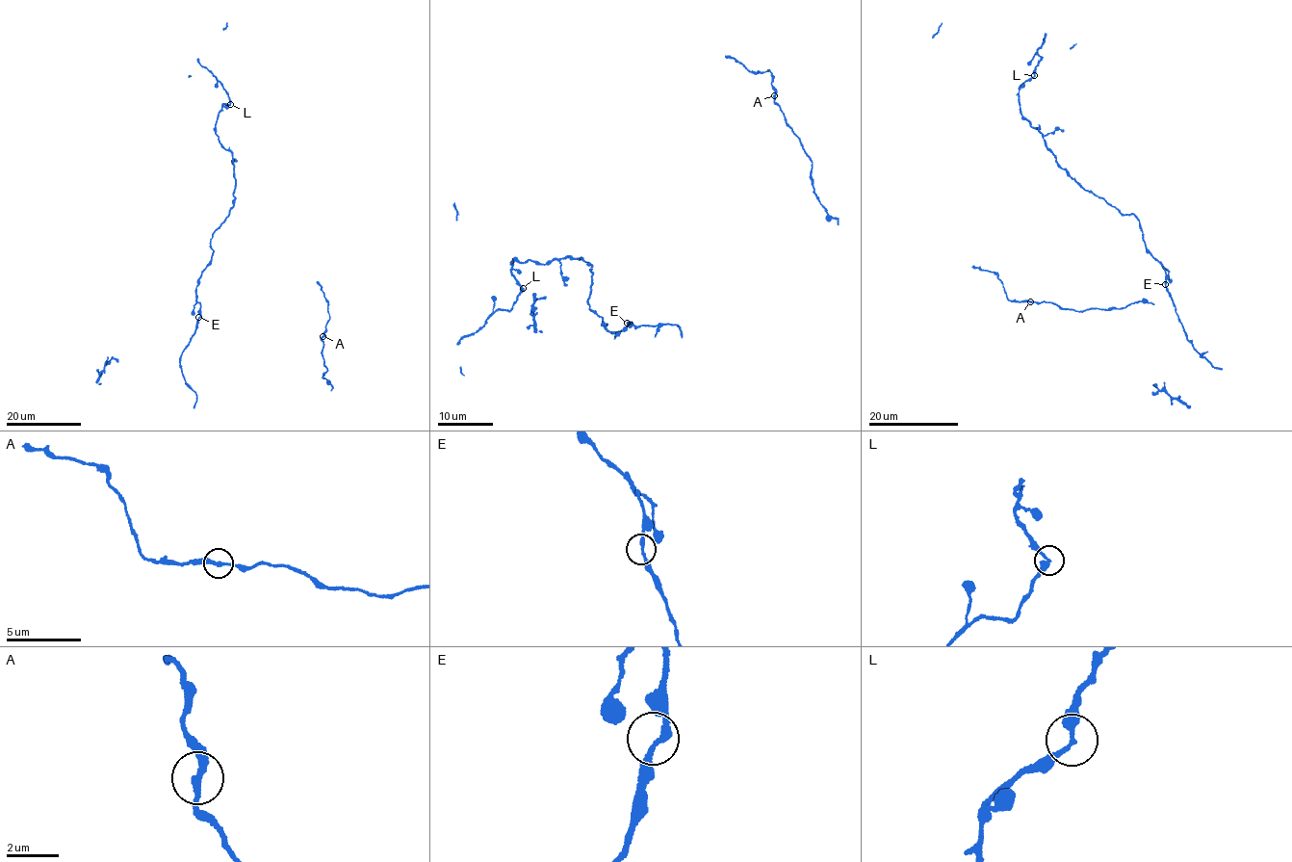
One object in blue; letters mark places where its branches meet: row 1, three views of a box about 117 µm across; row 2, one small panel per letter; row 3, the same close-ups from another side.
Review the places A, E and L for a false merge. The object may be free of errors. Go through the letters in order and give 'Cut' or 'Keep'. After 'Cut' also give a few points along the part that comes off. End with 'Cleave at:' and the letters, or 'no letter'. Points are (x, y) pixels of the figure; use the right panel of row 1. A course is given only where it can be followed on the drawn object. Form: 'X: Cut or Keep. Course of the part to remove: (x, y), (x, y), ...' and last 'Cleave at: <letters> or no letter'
A: Keep
E: Keep
L: Cut
Cleave at: L

